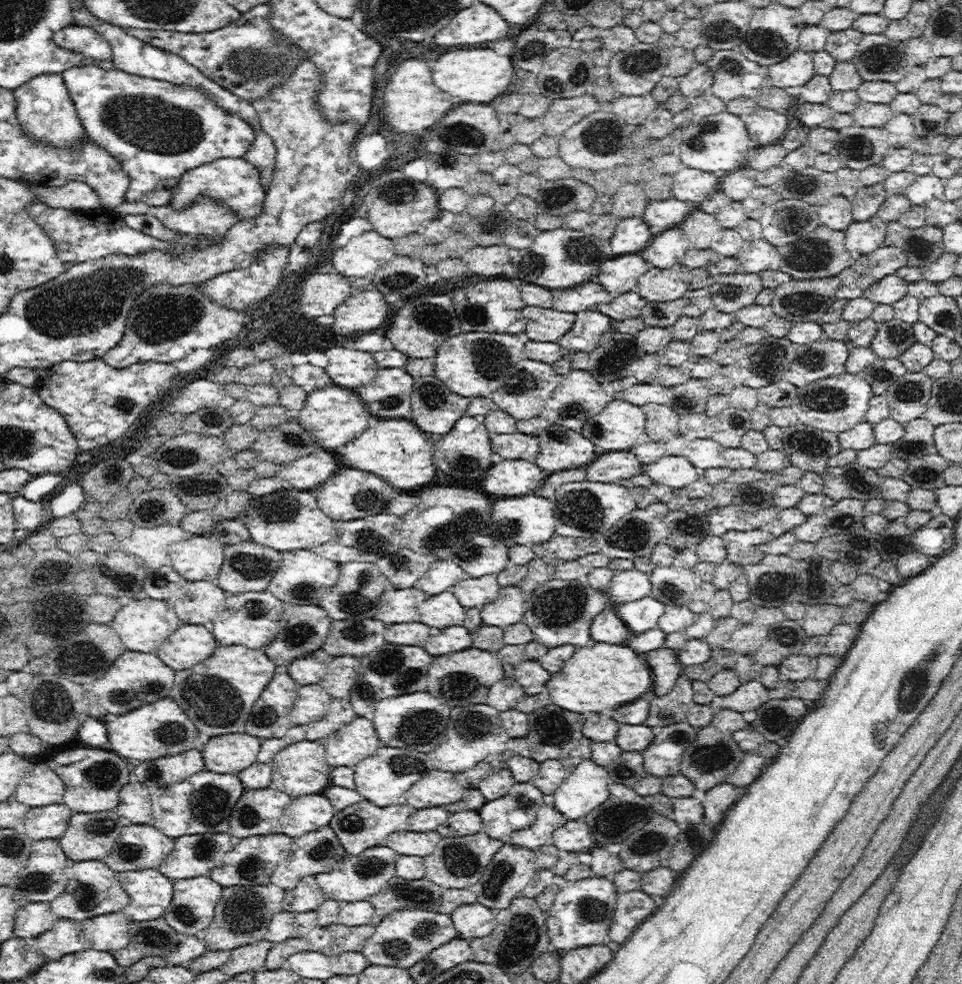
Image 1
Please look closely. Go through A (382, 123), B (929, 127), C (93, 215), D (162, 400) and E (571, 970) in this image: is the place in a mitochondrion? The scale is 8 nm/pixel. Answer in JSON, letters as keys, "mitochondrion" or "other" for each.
{"A":"other","B":"other","C":"other","D":"other","E":"other"}

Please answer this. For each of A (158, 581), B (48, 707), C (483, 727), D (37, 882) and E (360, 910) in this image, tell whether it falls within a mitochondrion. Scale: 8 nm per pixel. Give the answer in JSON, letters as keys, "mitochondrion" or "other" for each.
{"A":"mitochondrion","B":"mitochondrion","C":"mitochondrion","D":"mitochondrion","E":"other"}

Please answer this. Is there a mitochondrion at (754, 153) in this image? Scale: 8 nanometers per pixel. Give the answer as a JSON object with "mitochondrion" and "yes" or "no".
{"mitochondrion":"no"}

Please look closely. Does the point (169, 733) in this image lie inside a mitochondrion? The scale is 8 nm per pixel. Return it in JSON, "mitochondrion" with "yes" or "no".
{"mitochondrion":"yes"}

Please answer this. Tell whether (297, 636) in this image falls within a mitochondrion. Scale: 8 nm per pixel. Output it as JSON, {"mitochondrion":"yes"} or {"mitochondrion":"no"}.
{"mitochondrion":"yes"}

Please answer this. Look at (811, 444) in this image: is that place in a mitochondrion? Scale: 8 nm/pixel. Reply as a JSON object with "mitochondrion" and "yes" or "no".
{"mitochondrion":"yes"}

